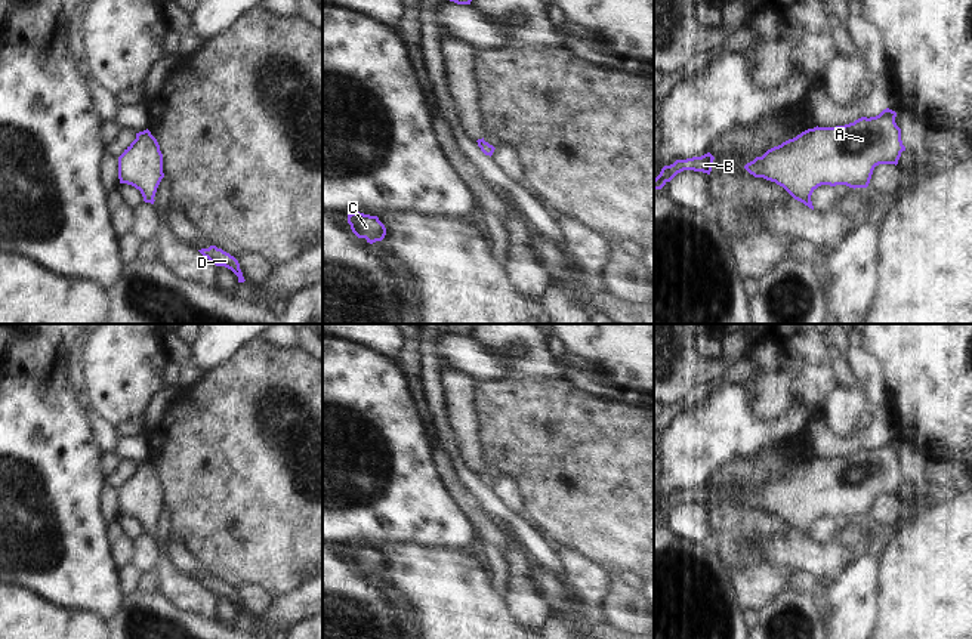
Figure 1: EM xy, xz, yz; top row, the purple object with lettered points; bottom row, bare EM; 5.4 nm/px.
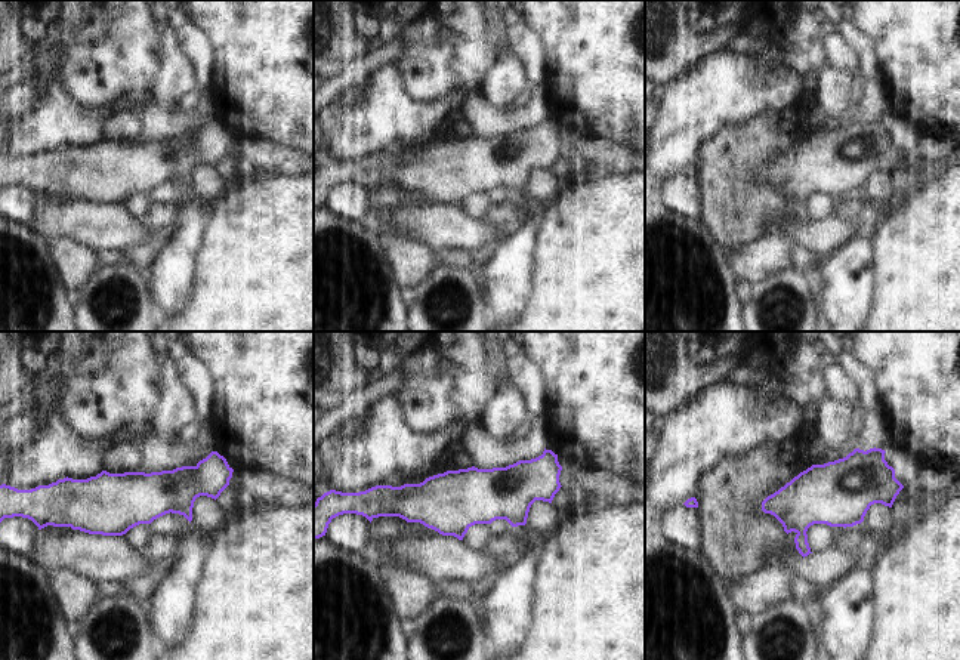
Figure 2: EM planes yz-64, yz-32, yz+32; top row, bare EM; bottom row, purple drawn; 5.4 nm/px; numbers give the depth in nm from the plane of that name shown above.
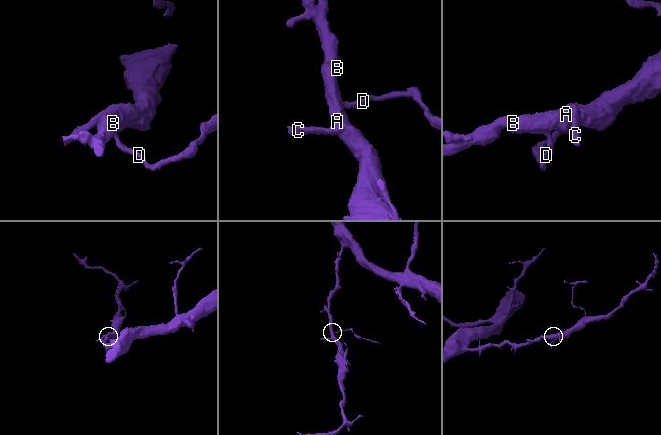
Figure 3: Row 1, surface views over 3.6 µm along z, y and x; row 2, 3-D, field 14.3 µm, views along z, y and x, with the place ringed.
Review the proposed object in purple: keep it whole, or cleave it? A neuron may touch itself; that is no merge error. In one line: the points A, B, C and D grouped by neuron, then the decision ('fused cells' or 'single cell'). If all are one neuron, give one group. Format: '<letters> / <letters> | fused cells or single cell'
A B C D | single cell

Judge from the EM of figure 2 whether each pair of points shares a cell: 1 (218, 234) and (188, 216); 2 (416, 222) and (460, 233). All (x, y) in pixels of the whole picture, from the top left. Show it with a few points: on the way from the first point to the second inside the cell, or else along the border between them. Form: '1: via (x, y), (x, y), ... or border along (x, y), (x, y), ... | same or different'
1: border along (206, 219), (195, 261) | different
2: via (426, 224), (450, 227) | same

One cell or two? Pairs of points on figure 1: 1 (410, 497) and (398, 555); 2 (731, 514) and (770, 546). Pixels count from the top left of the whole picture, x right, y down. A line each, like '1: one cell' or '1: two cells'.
1: two cells
2: two cells

